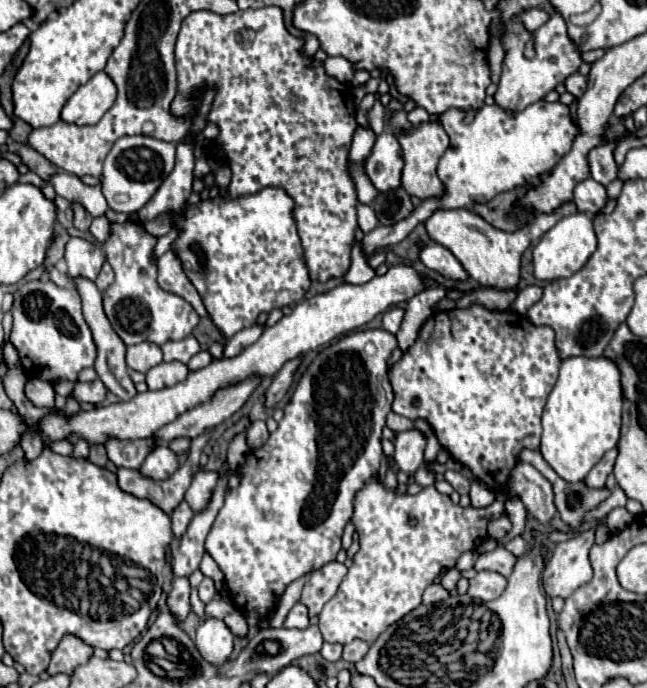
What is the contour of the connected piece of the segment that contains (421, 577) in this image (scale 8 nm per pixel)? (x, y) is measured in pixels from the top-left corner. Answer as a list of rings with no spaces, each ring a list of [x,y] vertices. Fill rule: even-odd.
[[[372,478],[354,500],[354,516],[352,522],[356,532],[360,534],[360,550],[352,558],[352,566],[344,576],[336,596],[322,608],[318,616],[318,628],[326,642],[348,644],[354,638],[366,640],[372,644],[388,626],[396,620],[412,612],[416,606],[422,604],[422,594],[426,586],[430,586],[438,574],[456,566],[460,554],[468,550],[476,550],[488,538],[488,522],[504,516],[504,502],[494,500],[490,506],[484,508],[462,508],[450,500],[450,496],[440,494],[434,486],[422,488],[416,496],[402,494],[398,496],[394,490],[386,490],[378,478]],[[408,518],[418,518],[418,526],[410,526]]]

